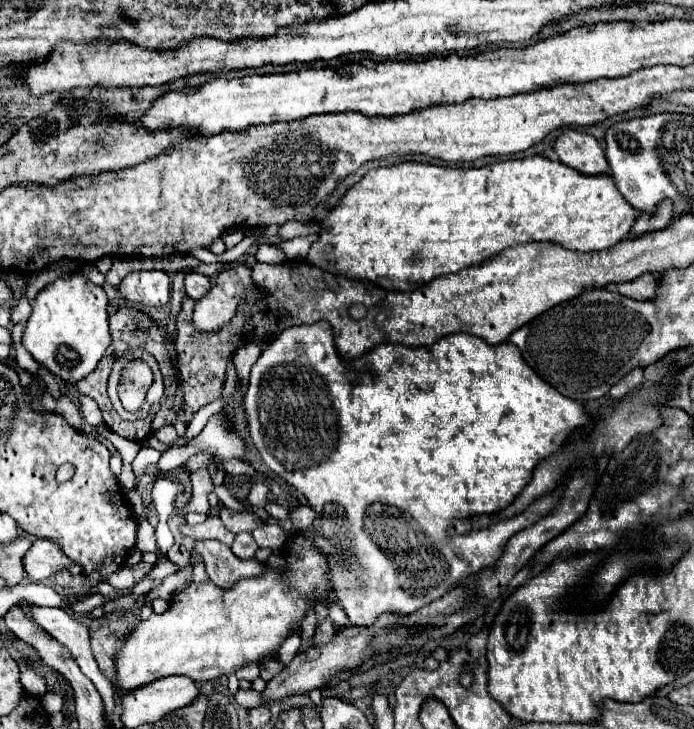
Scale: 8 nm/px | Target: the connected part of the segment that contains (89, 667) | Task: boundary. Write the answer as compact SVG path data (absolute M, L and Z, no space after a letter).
M30 606L30 614L36 624L40 624L46 632L50 632L60 644L70 648L74 654L80 670L92 680L96 690L100 692L106 710L112 712L114 708L114 688L112 682L98 670L98 664L92 656L90 650L90 628L82 622L72 620L66 610L62 608L40 608L40 606Z

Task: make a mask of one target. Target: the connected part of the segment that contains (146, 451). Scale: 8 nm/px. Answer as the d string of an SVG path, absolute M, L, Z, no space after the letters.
M142 446L140 452L136 454L134 462L132 462L132 468L134 468L136 478L144 472L144 468L146 468L148 464L156 464L158 458L160 458L160 452L158 452L158 450L154 450L152 446Z

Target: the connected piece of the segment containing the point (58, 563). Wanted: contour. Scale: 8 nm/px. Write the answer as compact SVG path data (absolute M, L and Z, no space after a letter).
M36 540L22 558L24 570L32 582L42 582L58 570L68 568L68 558L52 540Z

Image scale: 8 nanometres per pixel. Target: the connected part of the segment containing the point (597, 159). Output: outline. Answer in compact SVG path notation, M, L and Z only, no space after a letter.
M566 130L554 146L562 164L574 168L584 176L600 176L610 174L610 166L606 154L598 140L590 134L578 130Z

